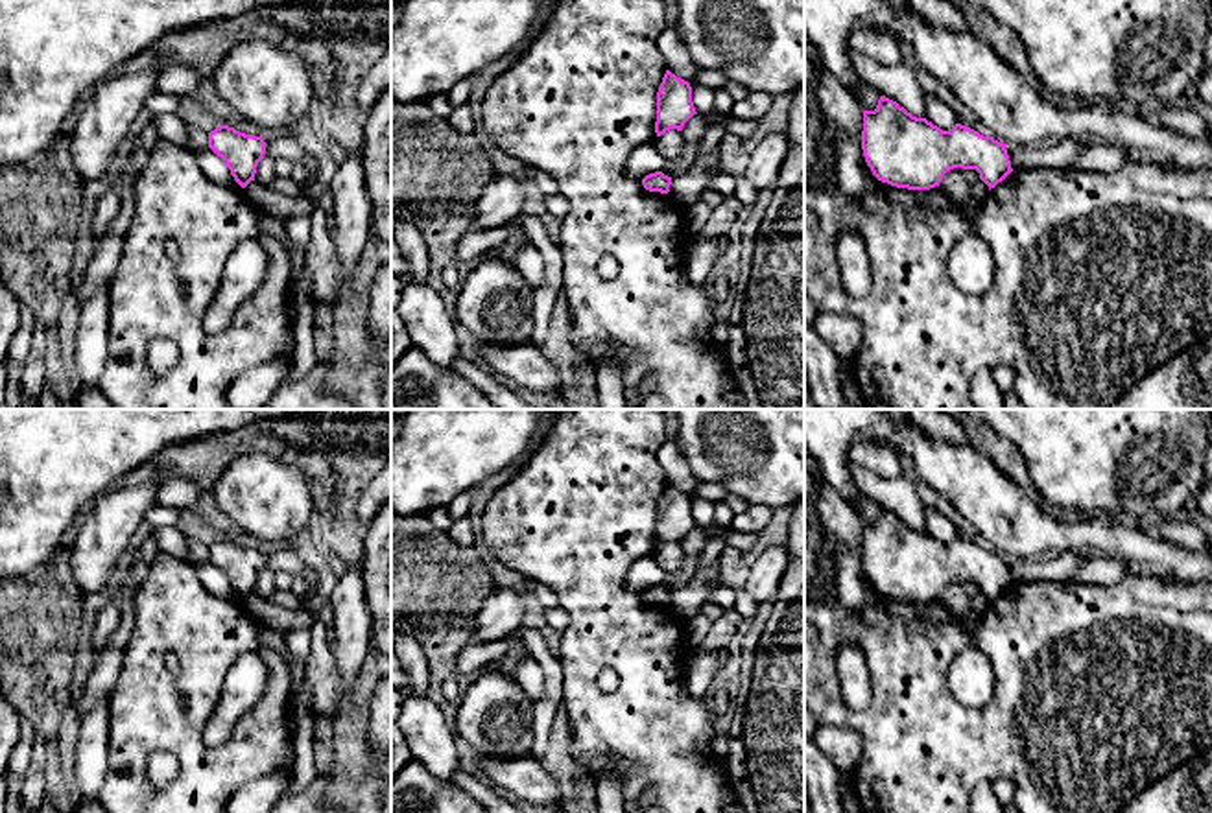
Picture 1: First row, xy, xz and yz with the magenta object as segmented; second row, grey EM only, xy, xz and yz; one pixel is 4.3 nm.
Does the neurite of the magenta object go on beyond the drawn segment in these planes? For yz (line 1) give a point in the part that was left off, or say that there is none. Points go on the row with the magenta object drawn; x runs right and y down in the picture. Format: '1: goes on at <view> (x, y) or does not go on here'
1: does not go on here

